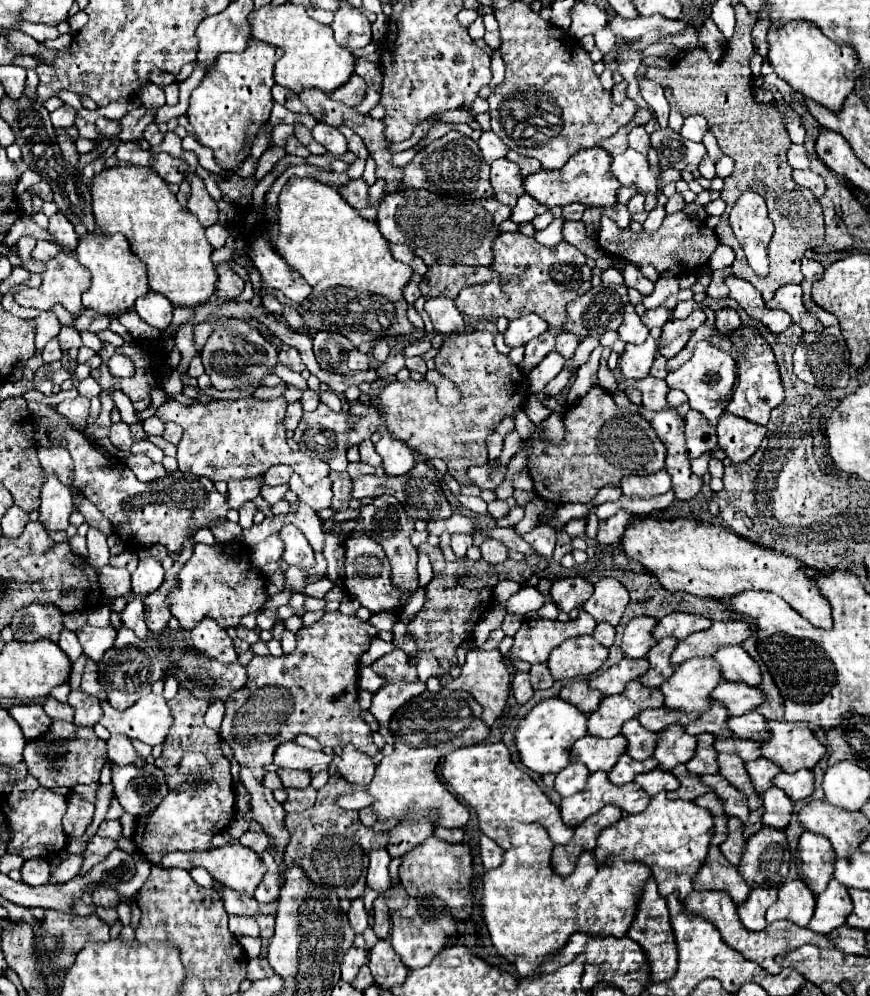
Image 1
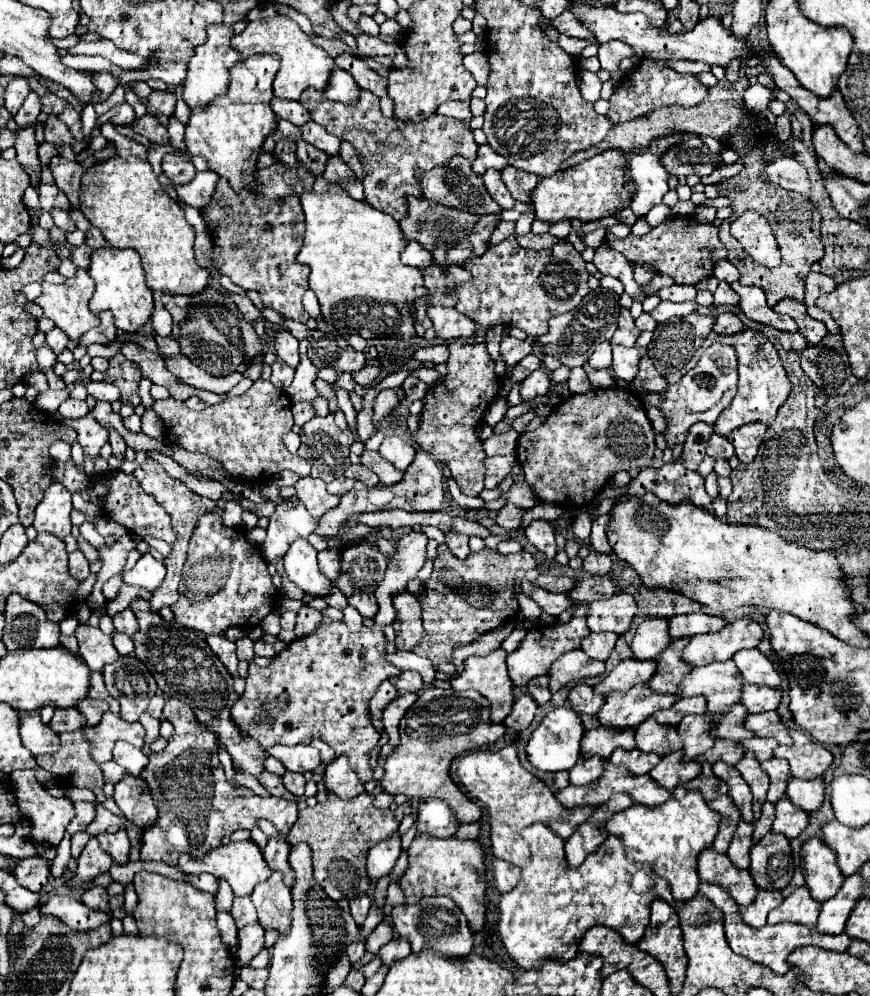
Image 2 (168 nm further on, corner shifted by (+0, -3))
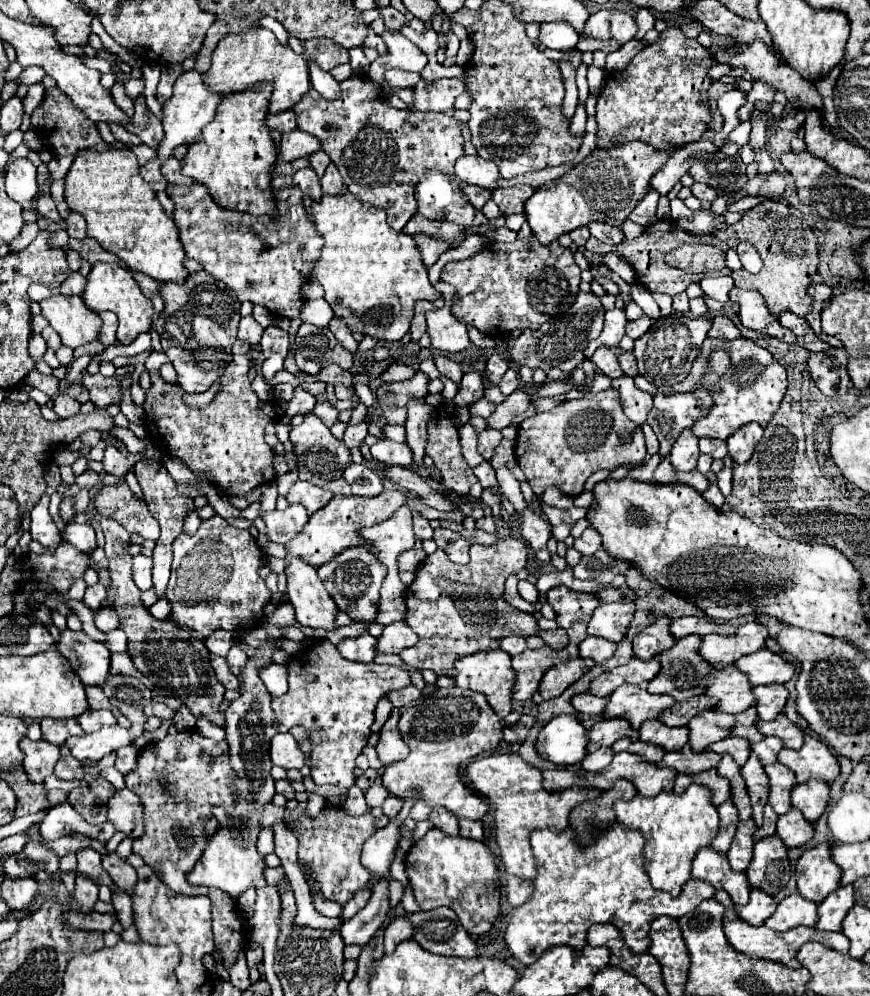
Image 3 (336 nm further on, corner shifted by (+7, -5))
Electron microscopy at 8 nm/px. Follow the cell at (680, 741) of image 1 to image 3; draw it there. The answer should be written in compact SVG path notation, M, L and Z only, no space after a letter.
M705 710L697 714L697 718L691 718L689 722L689 744L693 752L703 752L713 742L719 742L727 736L731 736L731 730L735 726L735 716L721 714L719 710Z

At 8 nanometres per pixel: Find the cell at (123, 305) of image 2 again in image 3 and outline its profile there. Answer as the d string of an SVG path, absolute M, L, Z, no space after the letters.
M97 262L87 278L87 288L85 288L85 296L83 302L93 310L93 312L101 312L101 310L111 310L117 314L119 318L119 330L117 330L117 340L121 344L131 344L139 334L149 332L151 324L153 324L153 304L147 296L143 296L143 292L139 290L137 282L133 280L131 272L121 268L119 264L103 264Z

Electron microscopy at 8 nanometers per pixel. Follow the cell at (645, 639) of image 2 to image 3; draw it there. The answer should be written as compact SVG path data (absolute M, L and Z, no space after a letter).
M661 616L655 624L643 628L633 640L635 656L641 660L651 660L659 656L663 650L669 650L671 646L675 646L677 640L673 638L669 626L671 626L671 620L667 616Z

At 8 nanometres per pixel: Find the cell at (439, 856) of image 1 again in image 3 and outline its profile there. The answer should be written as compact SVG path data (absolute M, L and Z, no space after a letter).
M437 828L429 830L407 852L405 870L421 910L435 910L441 906L451 908L471 936L485 934L495 924L501 904L501 894L495 894L495 904L491 902L497 866L493 852L483 842L447 836Z

